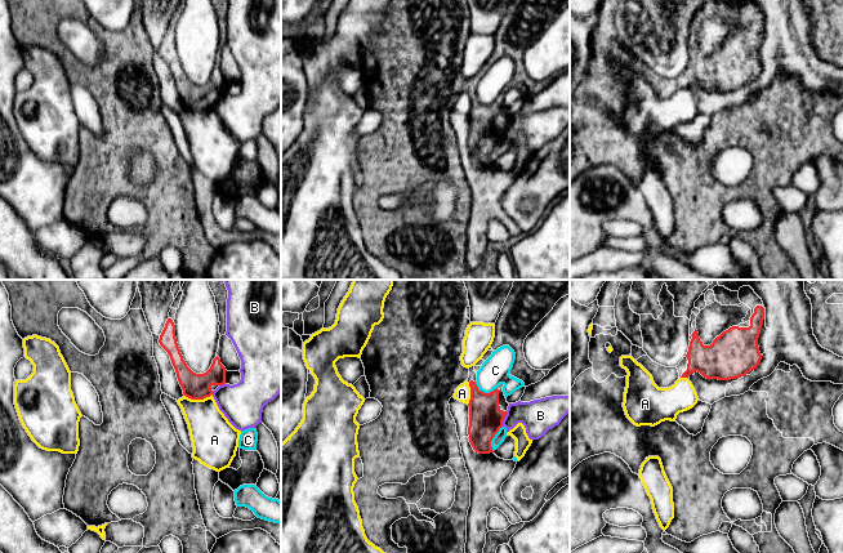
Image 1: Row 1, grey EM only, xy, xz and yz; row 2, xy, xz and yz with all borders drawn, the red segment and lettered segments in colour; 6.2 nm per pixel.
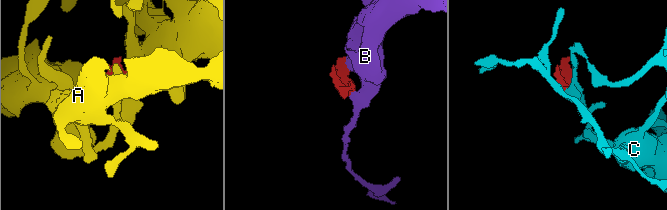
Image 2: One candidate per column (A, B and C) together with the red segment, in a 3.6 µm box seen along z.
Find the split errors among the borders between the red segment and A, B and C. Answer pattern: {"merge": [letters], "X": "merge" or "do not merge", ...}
{"merge": [], "A": "do not merge", "B": "do not merge", "C": "do not merge"}

